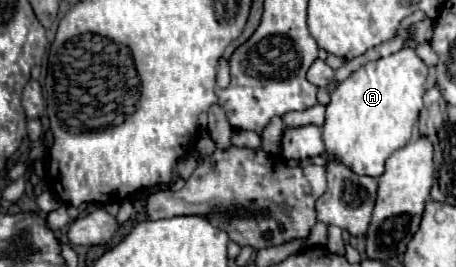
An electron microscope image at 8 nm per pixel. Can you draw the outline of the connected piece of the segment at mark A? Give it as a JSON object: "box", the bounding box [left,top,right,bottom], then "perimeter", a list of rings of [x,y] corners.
{"box":[322,48,428,178],"perimeter":[[[402,48],[388,58],[364,64],[348,80],[340,82],[326,106],[322,140],[326,156],[346,164],[358,176],[378,178],[386,158],[402,148],[414,134],[428,68],[412,48]]]}

